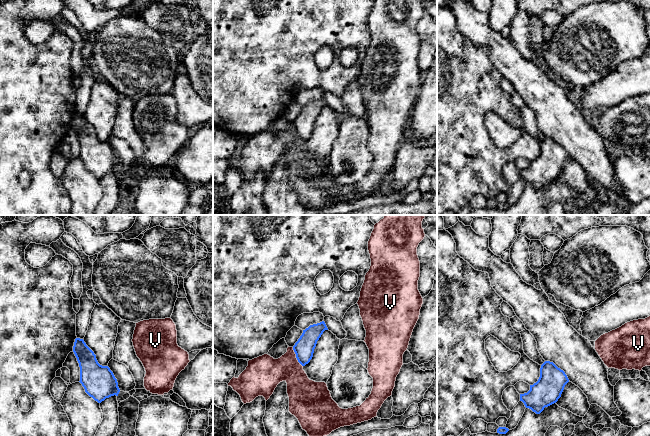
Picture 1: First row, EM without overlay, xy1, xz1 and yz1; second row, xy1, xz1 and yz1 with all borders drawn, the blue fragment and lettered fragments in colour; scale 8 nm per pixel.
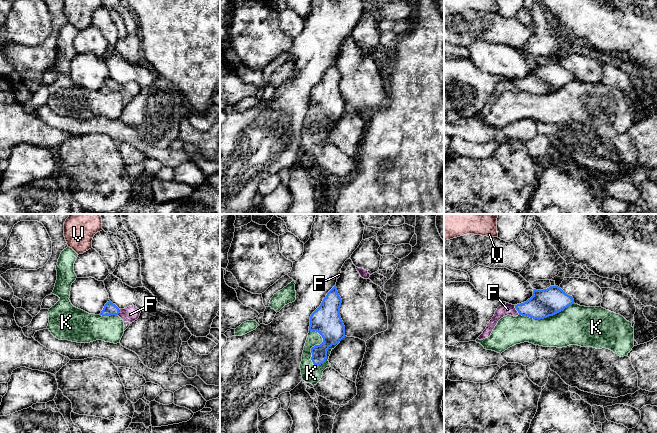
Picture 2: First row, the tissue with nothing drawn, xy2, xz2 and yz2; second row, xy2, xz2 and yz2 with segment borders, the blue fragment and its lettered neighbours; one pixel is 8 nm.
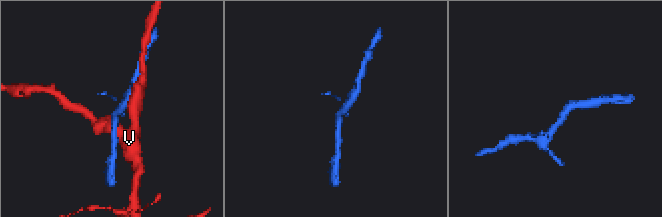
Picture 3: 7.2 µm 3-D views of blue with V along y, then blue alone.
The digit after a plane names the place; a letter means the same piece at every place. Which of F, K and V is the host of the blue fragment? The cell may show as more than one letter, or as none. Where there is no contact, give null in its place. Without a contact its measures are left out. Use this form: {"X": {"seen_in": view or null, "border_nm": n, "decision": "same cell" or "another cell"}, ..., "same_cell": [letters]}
{"F": {"seen_in": "yz2", "border_nm": 90, "decision": "same cell"}, "K": {"seen_in": "xz2", "border_nm": 300, "decision": "another cell"}, "V": {"seen_in": "xz1", "border_nm": 180, "decision": "another cell"}, "same_cell": ["F"]}

